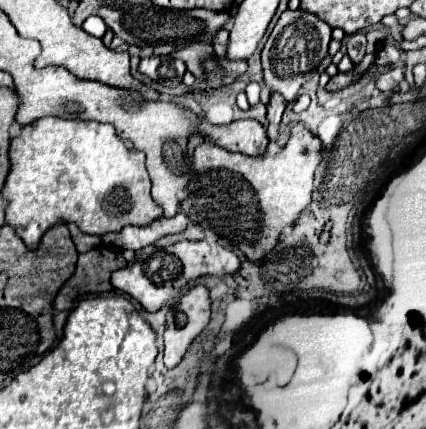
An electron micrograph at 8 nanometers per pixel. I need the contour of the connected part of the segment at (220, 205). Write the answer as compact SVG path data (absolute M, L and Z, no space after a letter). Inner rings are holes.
M297 123L293 129L291 129L291 137L285 145L285 149L281 149L277 155L261 155L261 157L249 157L249 155L241 155L241 153L231 153L223 147L217 147L217 145L211 145L211 143L201 143L197 149L195 149L195 155L193 155L193 169L195 169L195 175L191 179L191 183L187 185L191 195L189 195L189 219L193 223L201 223L205 229L213 231L217 237L221 239L227 239L233 247L237 247L249 261L261 261L279 241L281 233L285 227L293 227L301 215L301 211L311 203L311 195L313 195L313 189L315 189L315 171L319 167L319 163L323 161L323 155L321 155L323 147L321 147L321 139L317 135L313 135L309 129L305 129L301 123Z

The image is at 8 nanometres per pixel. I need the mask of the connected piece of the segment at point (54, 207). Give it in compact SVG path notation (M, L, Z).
M41 117L31 125L25 125L17 137L11 139L11 173L3 187L3 197L9 201L5 211L5 223L25 241L29 249L37 249L43 233L55 223L75 223L83 233L107 235L117 233L125 225L147 227L161 217L161 207L151 199L151 179L145 167L145 155L141 151L129 151L113 125L83 121Z

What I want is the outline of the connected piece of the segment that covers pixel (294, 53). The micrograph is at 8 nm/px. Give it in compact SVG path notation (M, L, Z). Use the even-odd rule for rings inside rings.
M287 9L281 13L275 29L271 31L263 51L261 51L261 63L263 63L263 81L269 87L271 95L279 93L285 99L285 105L293 103L297 97L297 91L307 83L321 61L327 57L327 47L331 41L331 27L317 19L311 13L305 13L301 9L291 11Z

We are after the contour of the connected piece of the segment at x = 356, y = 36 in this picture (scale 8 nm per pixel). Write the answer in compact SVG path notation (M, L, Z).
M353 33L349 37L345 37L345 45L347 45L347 53L351 57L351 61L357 65L361 63L361 59L365 57L365 33Z

